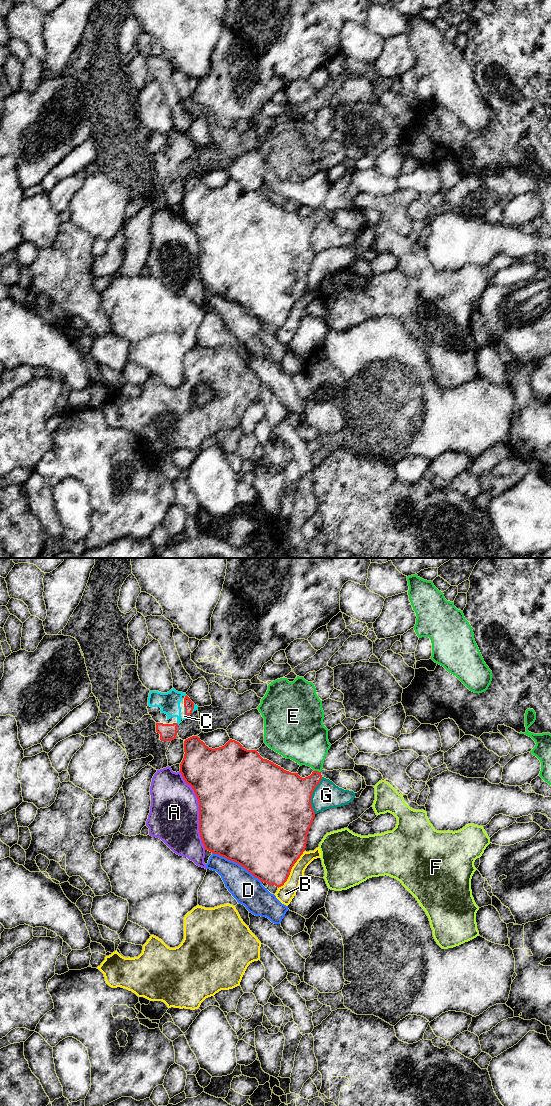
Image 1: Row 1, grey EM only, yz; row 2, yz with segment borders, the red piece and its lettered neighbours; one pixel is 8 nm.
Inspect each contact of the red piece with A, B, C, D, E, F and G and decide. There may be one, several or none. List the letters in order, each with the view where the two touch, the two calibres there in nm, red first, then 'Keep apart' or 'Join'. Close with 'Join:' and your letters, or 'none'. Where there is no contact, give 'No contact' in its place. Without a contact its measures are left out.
A: Touches red in yz. Thickness 500 nm (red) against 400 nm. Keep apart
B: Touches red in yz. Thickness 480 nm (red) against 140 nm. Keep apart
C: Touches red in yz. Thickness 80 nm (red) against 30 nm. Join
D: Touches red in yz. Thickness 500 nm (red) against 240 nm. Keep apart
E: Touches red in yz. Thickness 280 nm (red) against 360 nm. Keep apart
F: No contact. Keep apart
G: Touches red in yz. Thickness 480 nm (red) against 220 nm. Keep apart
Join: C

